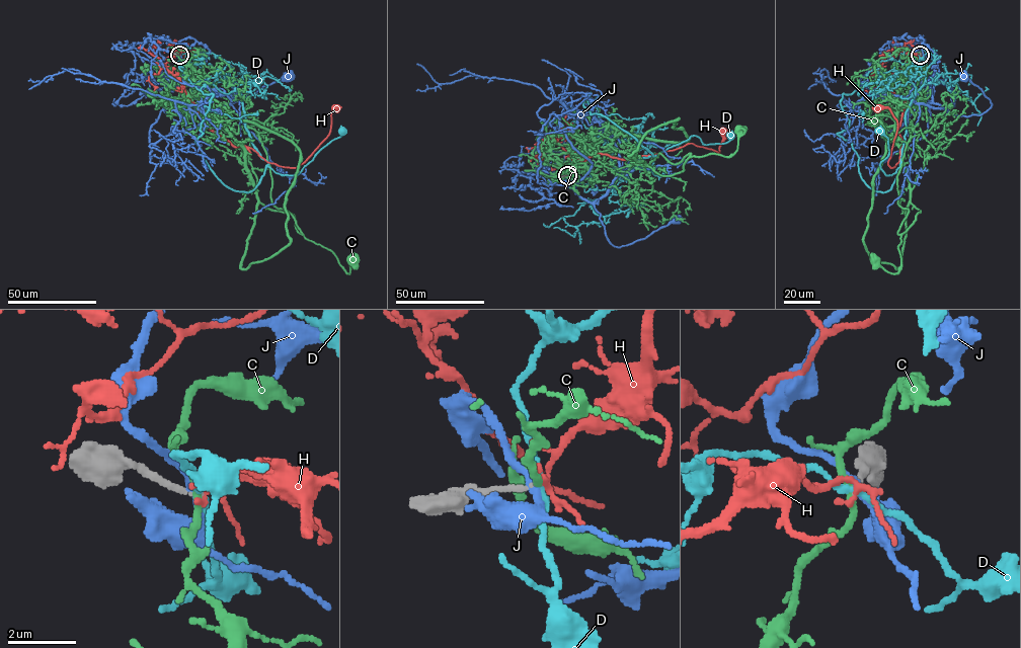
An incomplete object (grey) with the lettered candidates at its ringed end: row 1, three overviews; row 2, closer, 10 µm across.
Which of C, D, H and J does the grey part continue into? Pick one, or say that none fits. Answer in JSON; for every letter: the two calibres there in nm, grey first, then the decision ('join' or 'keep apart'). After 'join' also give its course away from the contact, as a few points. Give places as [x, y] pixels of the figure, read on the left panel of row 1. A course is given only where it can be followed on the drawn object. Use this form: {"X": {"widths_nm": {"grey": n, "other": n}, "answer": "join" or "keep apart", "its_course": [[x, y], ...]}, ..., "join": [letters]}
{"C": {"widths_nm": {"grey": 130, "other": 200}, "answer": "keep apart"}, "D": {"widths_nm": {"grey": 130, "other": 170}, "answer": "keep apart"}, "H": {"widths_nm": {"grey": 130, "other": 160}, "answer": "keep apart"}, "J": {"widths_nm": {"grey": 150, "other": 190}, "answer": "keep apart"}, "join": []}

